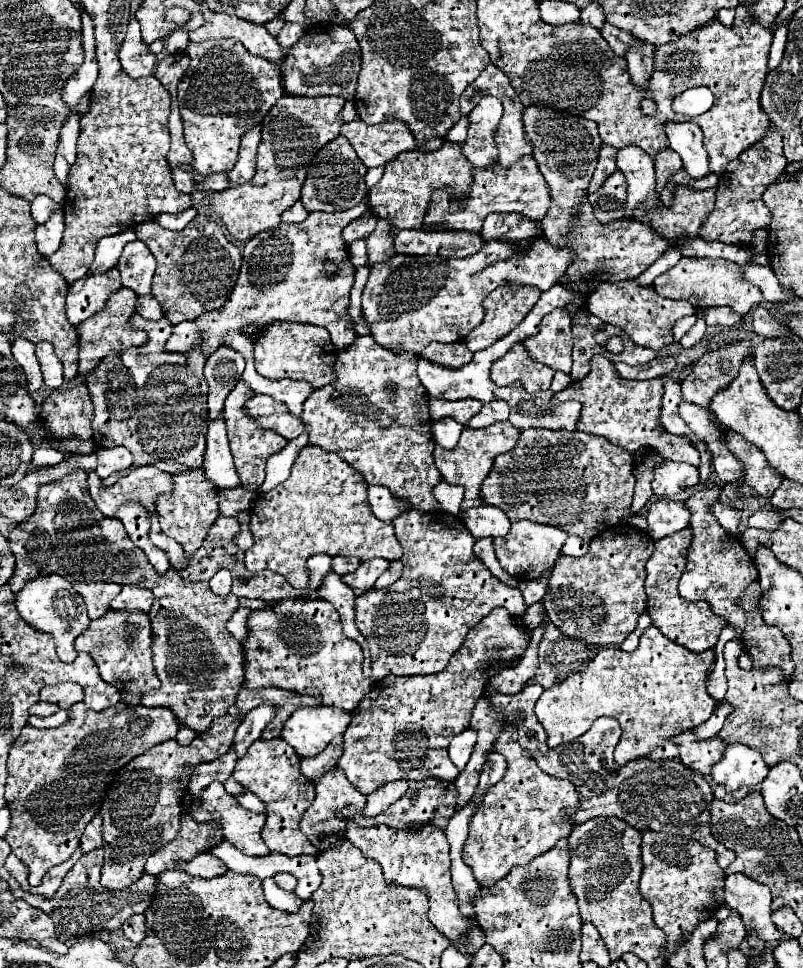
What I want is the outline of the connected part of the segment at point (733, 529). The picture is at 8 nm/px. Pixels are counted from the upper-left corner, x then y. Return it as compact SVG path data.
M716 503L714 507L712 507L712 513L716 515L716 519L718 519L718 523L728 531L728 533L732 533L732 535L736 535L738 531L740 531L740 511L738 509L734 509L734 507L726 507L726 505L722 505L722 503Z

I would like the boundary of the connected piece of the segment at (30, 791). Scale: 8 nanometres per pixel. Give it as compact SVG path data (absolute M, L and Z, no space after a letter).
M74 703L70 707L70 721L56 729L34 729L26 725L14 745L10 747L8 757L8 781L6 781L6 801L12 813L12 823L4 839L12 847L12 853L22 859L28 869L28 883L40 885L44 873L64 863L80 843L80 835L90 819L100 811L102 797L110 785L114 773L126 765L132 757L144 753L146 749L174 739L180 729L178 717L172 709L166 707L144 707L144 705L126 705L118 703L104 711L92 711L84 703Z

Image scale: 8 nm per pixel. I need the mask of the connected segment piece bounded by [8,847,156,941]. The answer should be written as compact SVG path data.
M98 847L86 855L82 855L78 859L78 863L66 873L60 889L54 893L54 897L42 897L42 895L32 895L20 889L20 885L16 881L8 881L10 891L14 897L26 901L32 907L38 907L42 911L48 911L48 915L52 917L54 925L56 925L56 935L60 941L68 941L74 937L84 937L88 933L100 931L100 929L118 929L122 927L122 921L126 921L126 917L136 915L136 913L144 913L150 905L150 895L154 893L154 885L156 885L156 877L142 873L142 877L132 883L130 887L126 887L124 891L108 891L100 885L100 869L102 869L102 855L104 849Z

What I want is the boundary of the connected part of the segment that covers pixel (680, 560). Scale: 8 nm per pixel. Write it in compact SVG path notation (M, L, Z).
M682 529L678 533L672 533L668 537L662 537L656 541L654 555L646 563L646 595L648 595L648 613L652 617L652 623L674 643L686 647L688 651L700 653L706 649L712 649L718 643L720 631L726 627L726 621L722 617L710 613L702 601L690 603L682 601L678 595L678 581L686 567L686 549L690 545L690 529Z

